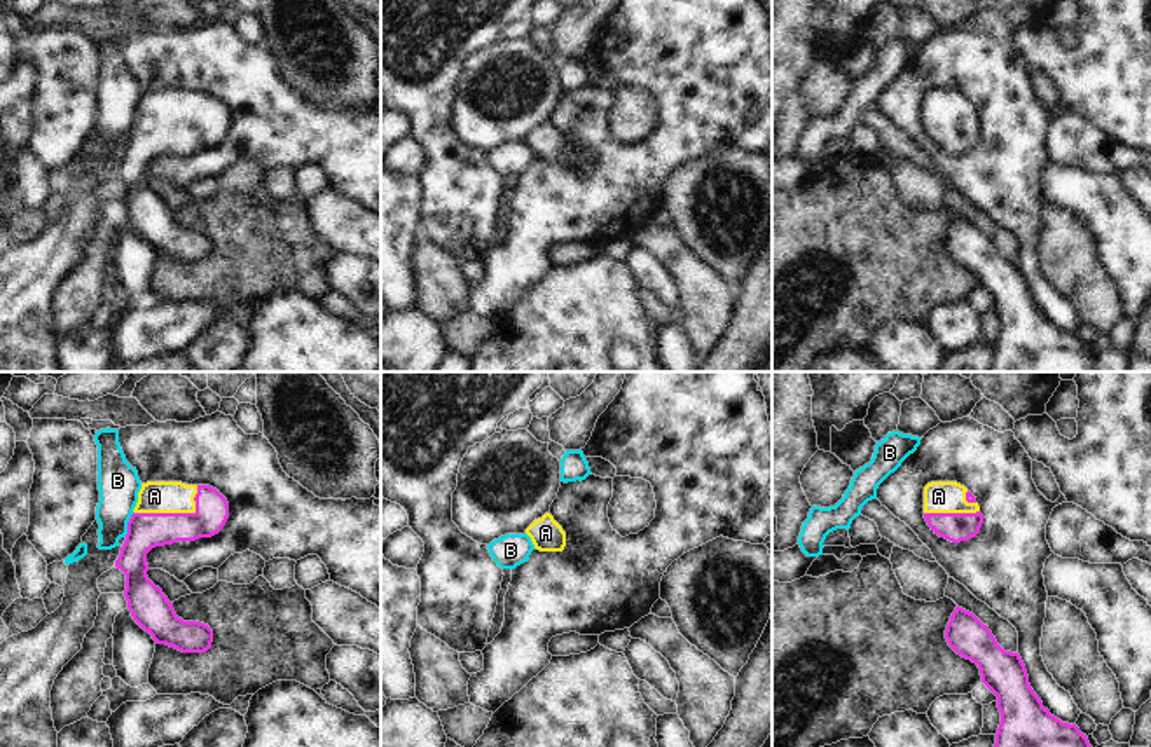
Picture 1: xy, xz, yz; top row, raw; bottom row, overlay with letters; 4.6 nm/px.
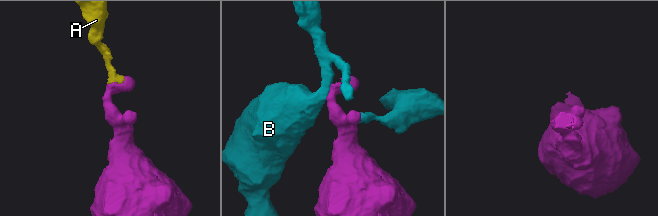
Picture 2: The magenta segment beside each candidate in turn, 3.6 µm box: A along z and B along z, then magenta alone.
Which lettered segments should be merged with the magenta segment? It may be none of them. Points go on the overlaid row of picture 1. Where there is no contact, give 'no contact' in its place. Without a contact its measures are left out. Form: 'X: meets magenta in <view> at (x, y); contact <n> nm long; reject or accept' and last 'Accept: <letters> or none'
A: meets magenta in xy at (177, 513); contact 320 nm long; accept
B: meets magenta in xy at (128, 524); contact 120 nm long; reject
Accept: A

